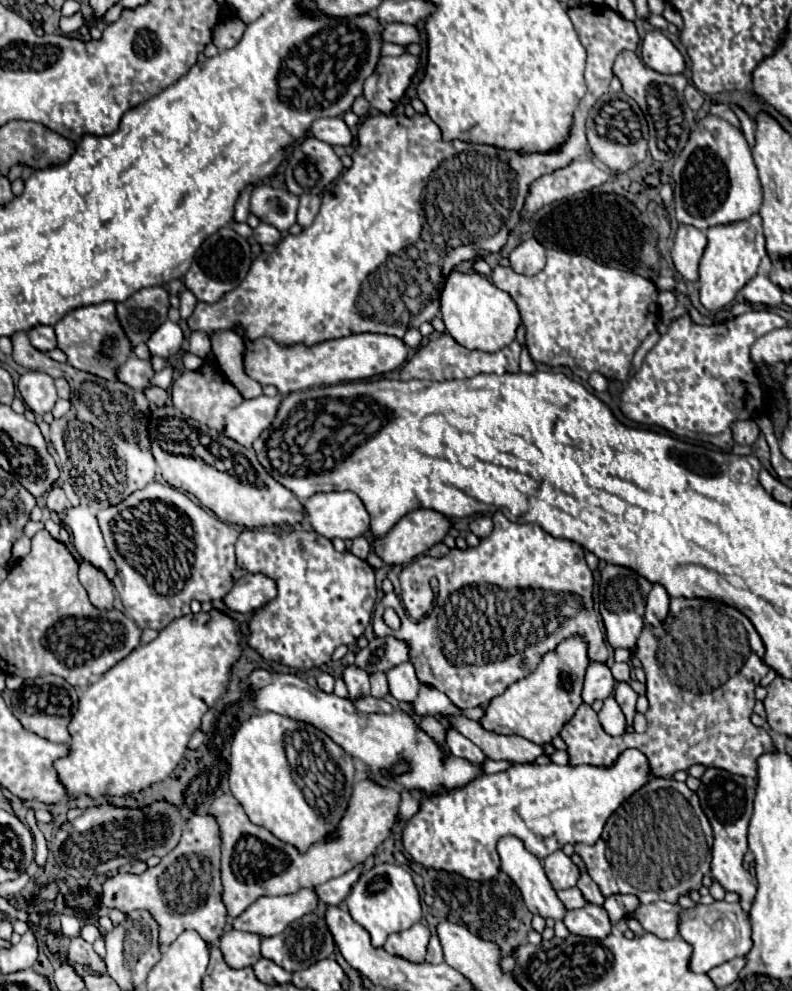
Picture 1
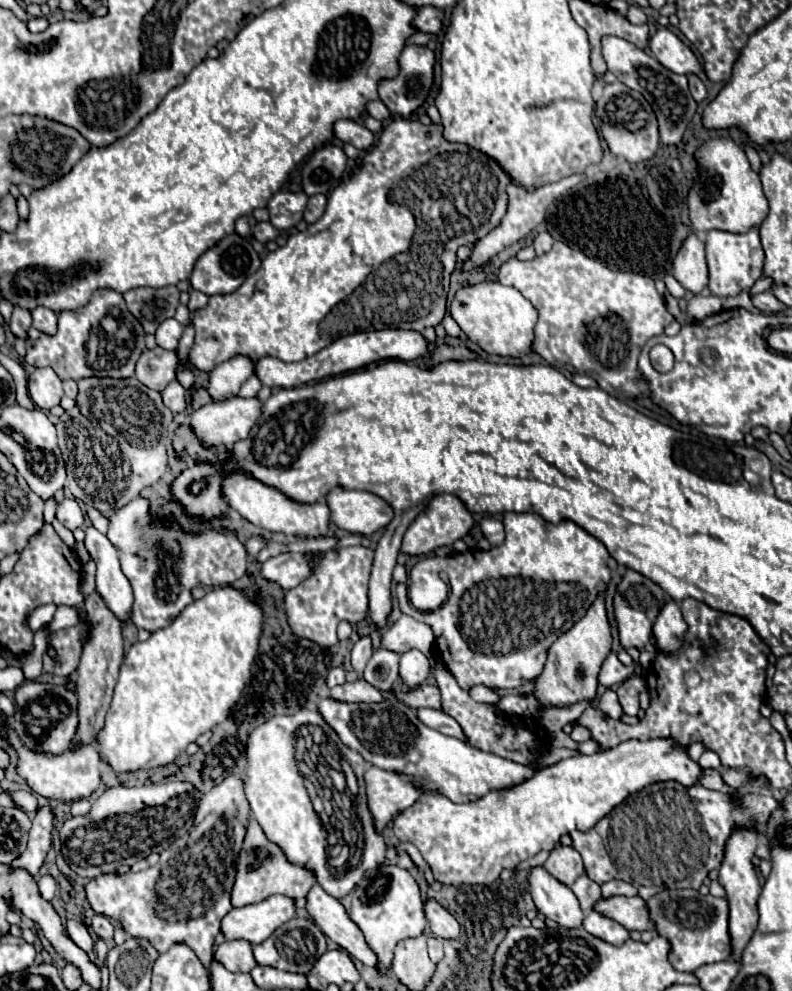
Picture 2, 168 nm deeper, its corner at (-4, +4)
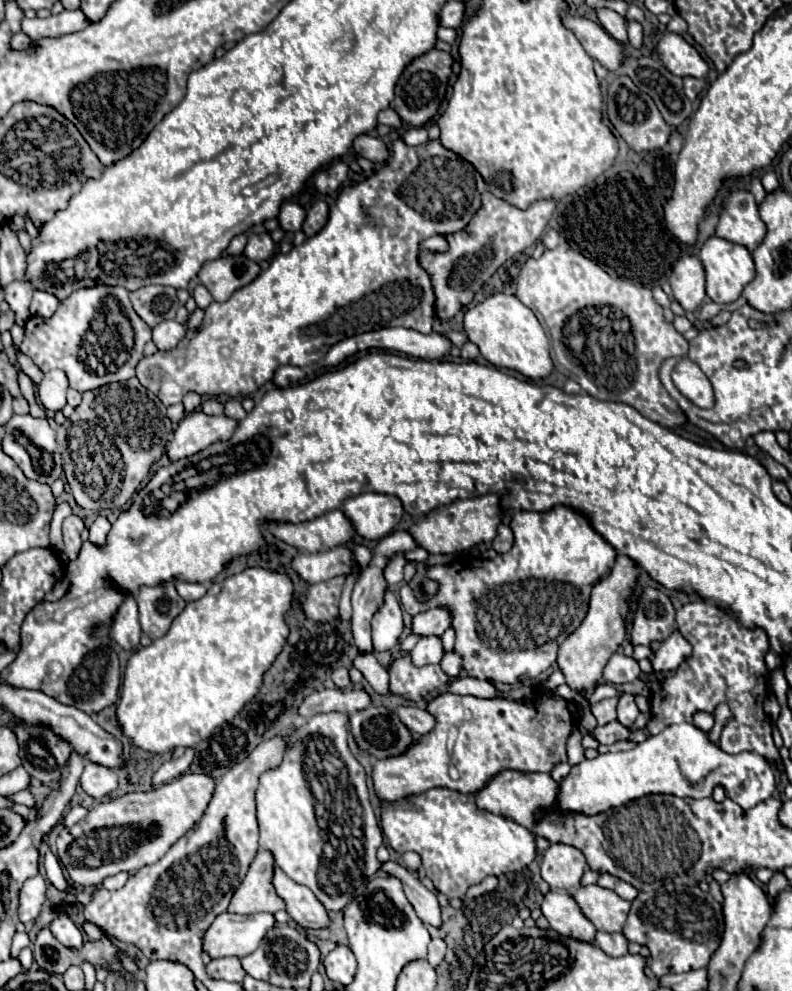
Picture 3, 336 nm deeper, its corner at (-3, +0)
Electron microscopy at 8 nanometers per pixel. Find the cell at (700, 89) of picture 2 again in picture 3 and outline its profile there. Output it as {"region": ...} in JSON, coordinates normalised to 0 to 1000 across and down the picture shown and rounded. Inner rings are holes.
{"region":[[[864,79],[864,93],[866,93],[866,97],[871,99],[871,101],[876,101],[886,91],[889,91],[889,87],[891,87],[891,81],[889,79]]]}

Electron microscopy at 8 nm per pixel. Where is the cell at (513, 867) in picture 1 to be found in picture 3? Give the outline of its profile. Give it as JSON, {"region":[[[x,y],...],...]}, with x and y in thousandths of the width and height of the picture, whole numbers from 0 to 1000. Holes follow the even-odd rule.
{"region":[[[694,898],[684,910],[684,922],[705,942],[745,953],[750,951],[750,932],[735,922],[735,918],[717,900]]]}

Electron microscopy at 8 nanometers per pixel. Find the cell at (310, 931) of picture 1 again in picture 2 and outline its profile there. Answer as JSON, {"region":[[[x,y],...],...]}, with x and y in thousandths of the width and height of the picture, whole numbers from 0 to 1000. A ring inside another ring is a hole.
{"region":[[[370,926],[370,928],[365,928],[362,932],[352,934],[335,951],[330,951],[330,953],[324,953],[319,957],[324,973],[347,975],[352,979],[378,981],[378,983],[388,983],[395,977],[398,969],[410,959],[413,959],[413,947],[410,947],[405,936],[393,926]]]}

